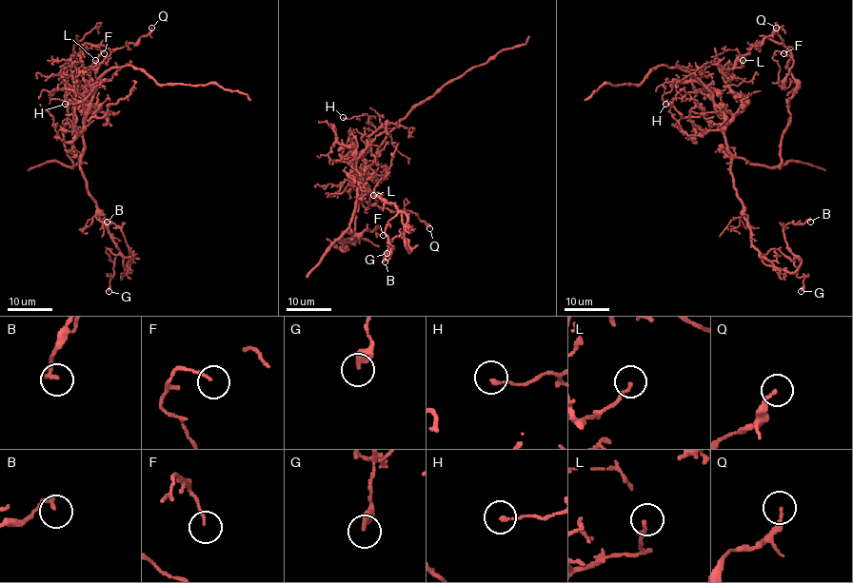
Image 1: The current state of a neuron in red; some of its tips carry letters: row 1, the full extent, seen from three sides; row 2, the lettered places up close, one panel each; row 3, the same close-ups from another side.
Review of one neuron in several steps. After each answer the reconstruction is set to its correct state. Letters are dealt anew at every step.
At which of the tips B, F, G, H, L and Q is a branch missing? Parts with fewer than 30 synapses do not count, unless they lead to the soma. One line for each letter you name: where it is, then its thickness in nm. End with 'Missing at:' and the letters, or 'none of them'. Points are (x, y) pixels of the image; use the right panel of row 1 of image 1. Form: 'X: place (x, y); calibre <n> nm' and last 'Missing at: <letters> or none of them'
Missing at: none of them

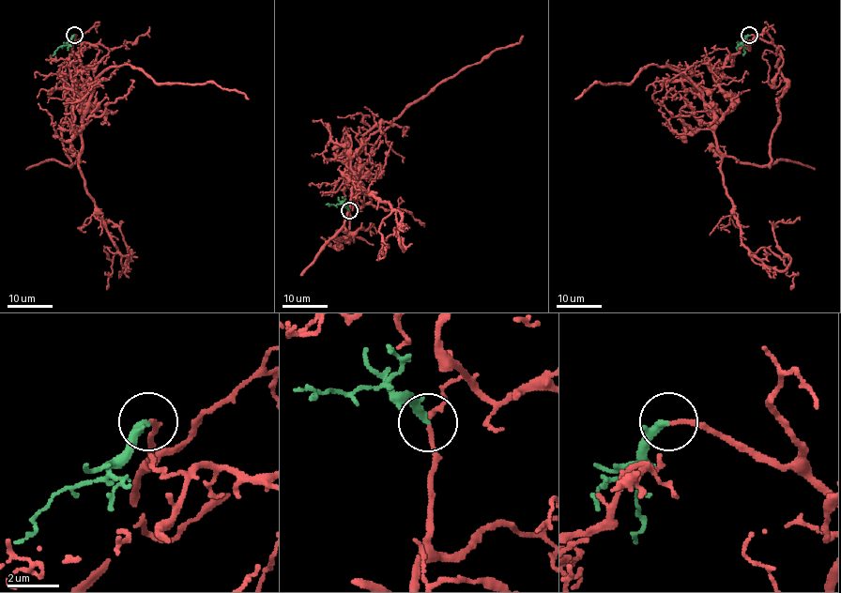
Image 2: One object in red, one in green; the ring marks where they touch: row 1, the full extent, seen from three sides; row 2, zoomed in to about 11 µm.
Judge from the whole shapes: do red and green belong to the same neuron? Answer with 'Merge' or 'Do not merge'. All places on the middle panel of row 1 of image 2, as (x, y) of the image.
Merge

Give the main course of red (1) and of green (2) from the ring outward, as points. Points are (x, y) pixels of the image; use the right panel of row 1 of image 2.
1: (749, 35), (780, 52), (787, 83), (764, 165), (719, 150), (702, 93), (669, 67), (594, 83), (575, 98)
2: (749, 35), (742, 43), (743, 56)

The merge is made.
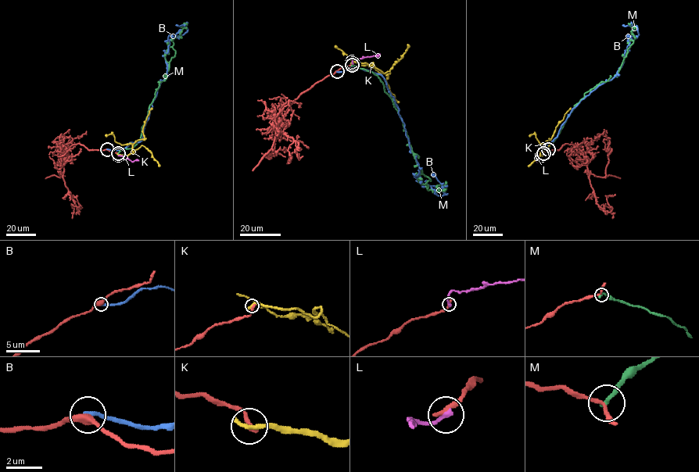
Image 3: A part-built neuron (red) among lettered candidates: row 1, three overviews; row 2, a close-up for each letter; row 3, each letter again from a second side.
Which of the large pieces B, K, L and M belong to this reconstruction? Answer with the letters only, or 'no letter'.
no letter

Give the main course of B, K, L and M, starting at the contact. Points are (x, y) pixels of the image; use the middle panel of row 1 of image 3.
B: (337, 71), (356, 66), (384, 78), (418, 165), (416, 176), (439, 195), (446, 194), (431, 174)
K: (353, 62), (373, 63), (371, 66), (379, 73), (384, 73), (390, 92), (399, 102)
L: (353, 63), (353, 59), (380, 54)
M: (352, 66), (381, 81), (417, 164), (431, 180), (428, 190), (443, 188), (436, 187)

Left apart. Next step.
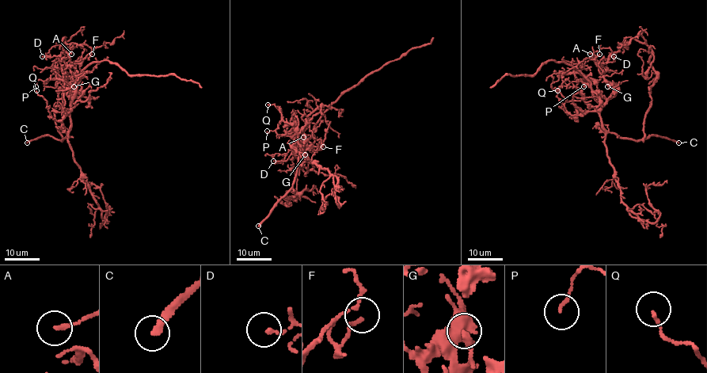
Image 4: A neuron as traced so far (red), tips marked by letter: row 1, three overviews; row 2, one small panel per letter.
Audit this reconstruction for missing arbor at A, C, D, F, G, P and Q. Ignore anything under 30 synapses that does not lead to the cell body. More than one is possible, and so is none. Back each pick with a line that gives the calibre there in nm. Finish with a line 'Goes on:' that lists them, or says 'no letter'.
C: Thickness 240 nm
Goes on: C

